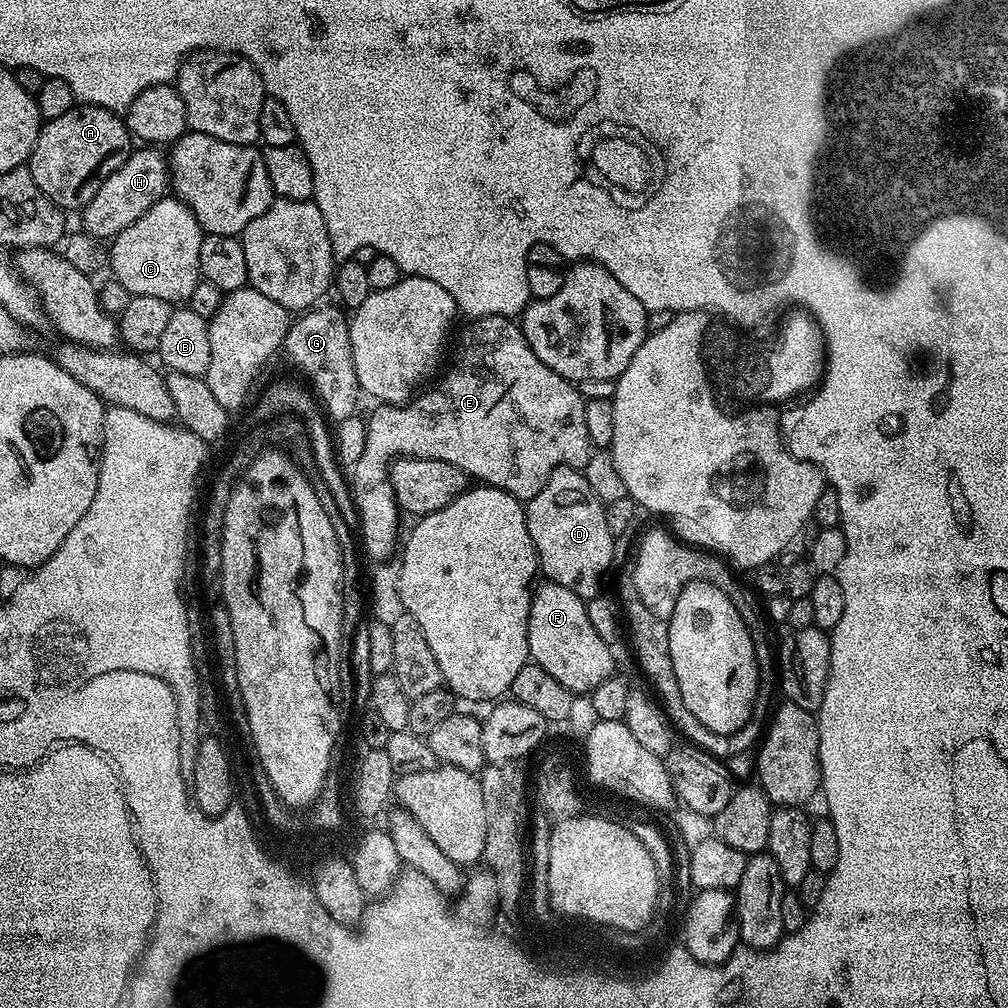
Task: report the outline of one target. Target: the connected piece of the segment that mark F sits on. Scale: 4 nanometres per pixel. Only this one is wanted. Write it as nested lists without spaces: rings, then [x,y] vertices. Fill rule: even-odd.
[[[551,582],[541,583],[541,588],[537,587],[532,594],[532,605],[530,606],[530,622],[528,623],[528,654],[531,663],[542,666],[542,670],[546,670],[546,674],[550,674],[555,681],[560,682],[562,686],[566,686],[566,690],[570,690],[573,694],[592,693],[602,681],[610,675],[613,675],[614,668],[612,668],[612,652],[613,649],[606,643],[602,642],[602,638],[598,638],[598,633],[595,632],[593,624],[590,623],[590,614],[588,613],[588,606],[578,594],[574,594],[574,590],[566,590],[566,586],[558,586]]]

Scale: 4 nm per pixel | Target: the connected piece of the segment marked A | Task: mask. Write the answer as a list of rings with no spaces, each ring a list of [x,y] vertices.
[[[77,103],[59,118],[41,123],[26,167],[34,182],[38,182],[38,190],[42,190],[50,202],[65,210],[83,210],[90,198],[98,194],[102,182],[106,182],[133,151],[134,137],[117,113],[102,106]]]

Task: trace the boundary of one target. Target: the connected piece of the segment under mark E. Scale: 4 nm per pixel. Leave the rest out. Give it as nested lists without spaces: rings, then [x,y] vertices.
[[[481,316],[473,319],[469,324],[472,325],[465,330],[464,345],[460,348],[460,368],[454,369],[445,378],[441,388],[436,388],[433,392],[426,393],[425,396],[417,395],[407,404],[380,404],[373,410],[372,417],[367,417],[366,450],[362,450],[362,458],[358,458],[358,462],[351,465],[350,490],[354,499],[354,512],[360,515],[360,540],[364,543],[364,552],[370,559],[378,560],[377,562],[387,561],[392,556],[391,552],[395,548],[397,551],[398,548],[396,531],[400,528],[402,513],[400,507],[396,505],[392,483],[388,481],[388,470],[393,460],[402,456],[413,456],[414,458],[450,462],[450,466],[458,466],[458,470],[465,472],[473,481],[490,488],[500,488],[504,492],[509,492],[515,500],[527,502],[534,498],[534,494],[538,494],[538,490],[542,490],[542,486],[546,486],[546,482],[555,468],[583,469],[584,464],[594,451],[594,446],[590,442],[590,434],[586,434],[586,410],[584,409],[586,401],[581,396],[579,387],[573,381],[562,378],[554,370],[550,370],[550,366],[546,366],[540,361],[538,354],[534,354],[534,350],[530,350],[519,323],[506,316]]]

